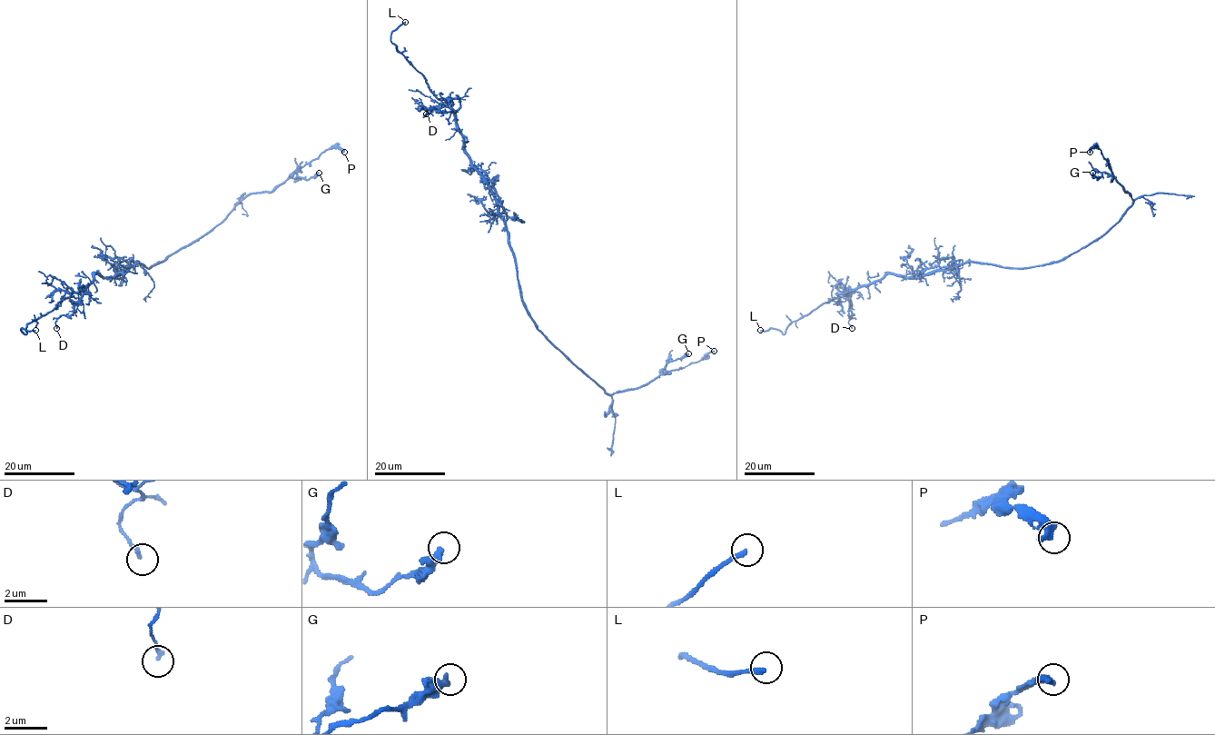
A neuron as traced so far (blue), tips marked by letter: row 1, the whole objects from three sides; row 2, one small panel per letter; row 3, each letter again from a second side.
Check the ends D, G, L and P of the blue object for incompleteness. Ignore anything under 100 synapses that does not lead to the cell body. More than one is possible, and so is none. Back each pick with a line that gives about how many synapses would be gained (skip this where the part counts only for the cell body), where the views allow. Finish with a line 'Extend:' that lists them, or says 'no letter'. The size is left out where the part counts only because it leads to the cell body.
Extend: L

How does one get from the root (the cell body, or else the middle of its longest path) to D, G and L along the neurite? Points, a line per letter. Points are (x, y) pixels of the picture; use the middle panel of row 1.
D: (516, 263), (496, 197), (465, 150), (456, 116), (452, 112), (432, 109), (429, 114), (425, 110), (426, 114)
G: (516, 263), (521, 301), (536, 326), (606, 392), (613, 394), (646, 385), (669, 362), (688, 353)
L: (516, 263), (496, 197), (465, 150), (453, 112), (440, 105), (423, 75), (390, 39), (391, 34), (405, 22)

